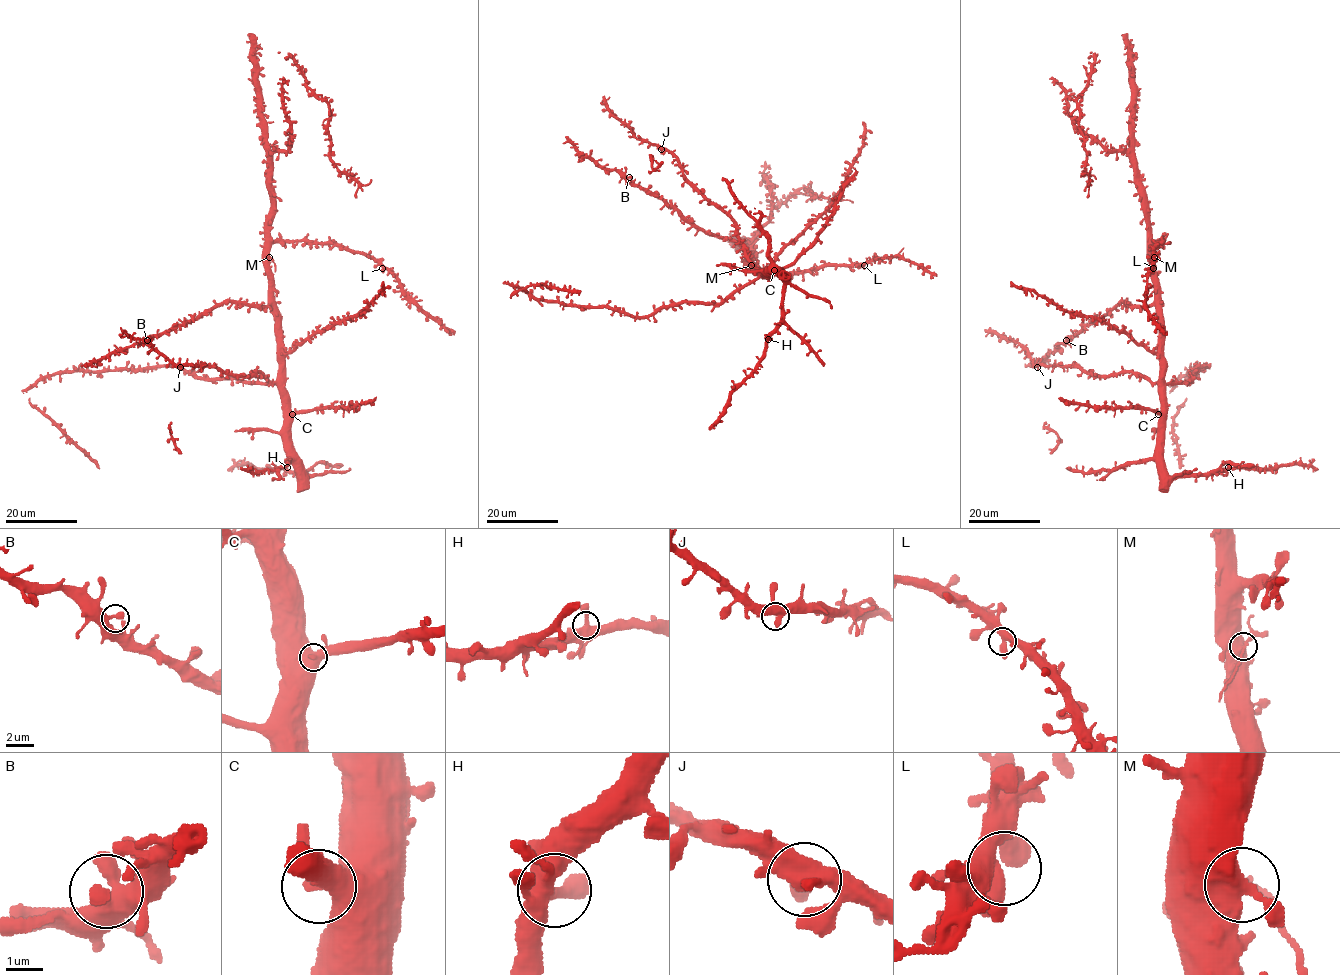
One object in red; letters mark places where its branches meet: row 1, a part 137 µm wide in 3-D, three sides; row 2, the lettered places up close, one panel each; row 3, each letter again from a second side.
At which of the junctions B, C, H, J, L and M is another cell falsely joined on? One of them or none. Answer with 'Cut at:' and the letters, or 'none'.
Cut at: M

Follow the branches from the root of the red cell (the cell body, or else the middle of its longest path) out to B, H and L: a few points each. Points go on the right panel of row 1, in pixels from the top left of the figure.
B: (1158, 327), (1154, 305), (1130, 305), (1122, 302), (1066, 340)
H: (1158, 327), (1162, 467), (1171, 476), (1220, 474), (1228, 467)
L: (1158, 327), (1150, 245), (1162, 241), (1154, 249), (1153, 268)

